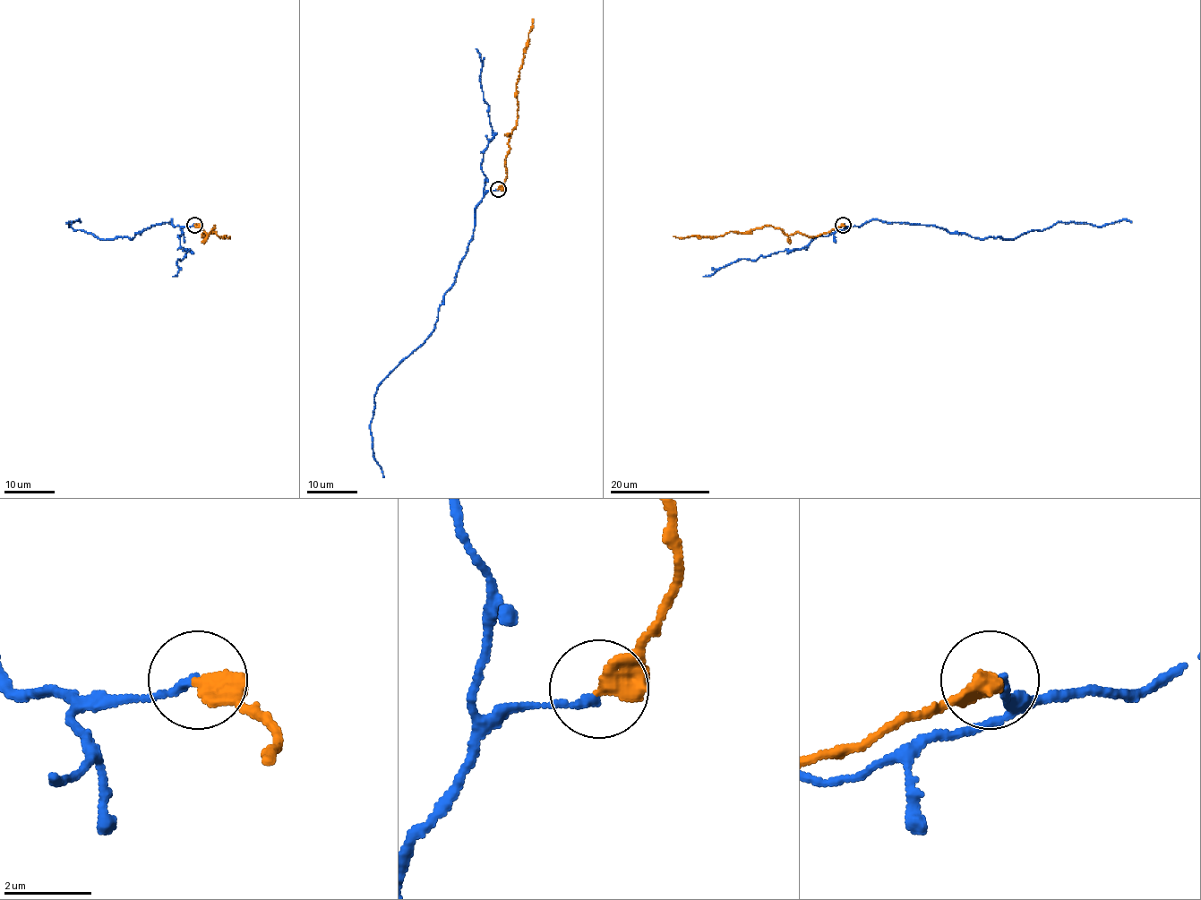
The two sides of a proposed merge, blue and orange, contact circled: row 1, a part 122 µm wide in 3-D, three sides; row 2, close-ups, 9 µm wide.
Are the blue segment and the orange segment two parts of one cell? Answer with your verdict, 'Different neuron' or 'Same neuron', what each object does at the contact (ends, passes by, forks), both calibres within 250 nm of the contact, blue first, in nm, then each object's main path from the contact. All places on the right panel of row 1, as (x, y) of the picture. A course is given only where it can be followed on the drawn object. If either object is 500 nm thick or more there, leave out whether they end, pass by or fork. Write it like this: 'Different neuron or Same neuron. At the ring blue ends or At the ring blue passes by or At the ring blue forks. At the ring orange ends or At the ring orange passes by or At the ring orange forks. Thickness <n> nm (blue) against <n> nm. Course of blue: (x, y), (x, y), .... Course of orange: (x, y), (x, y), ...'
Same neuron. Thickness 160 nm (blue) against 500 nm. Course of blue: (844, 225), (881, 219), (1014, 240), (1058, 222), (1131, 222). Course of orange: (844, 225), (816, 236), (787, 235), (772, 226), (729, 231), (715, 237), (673, 236)

